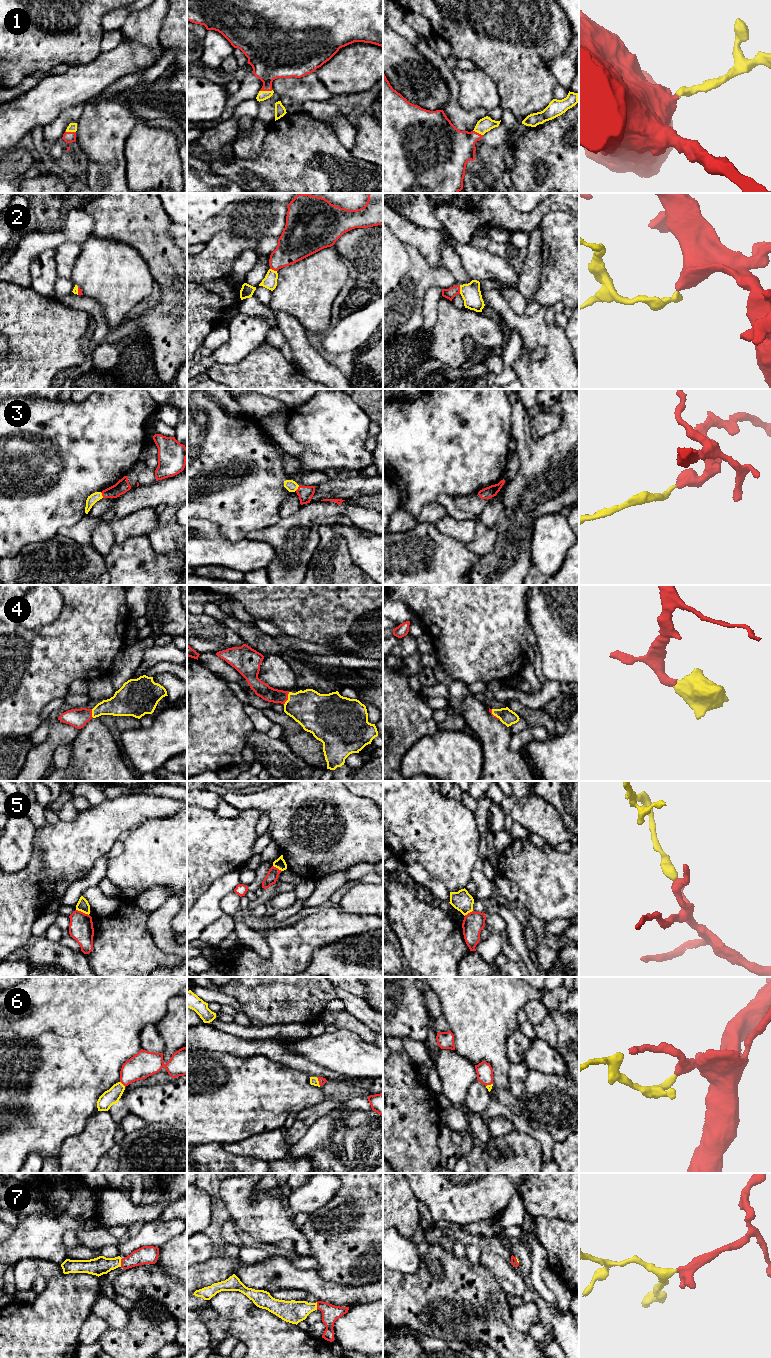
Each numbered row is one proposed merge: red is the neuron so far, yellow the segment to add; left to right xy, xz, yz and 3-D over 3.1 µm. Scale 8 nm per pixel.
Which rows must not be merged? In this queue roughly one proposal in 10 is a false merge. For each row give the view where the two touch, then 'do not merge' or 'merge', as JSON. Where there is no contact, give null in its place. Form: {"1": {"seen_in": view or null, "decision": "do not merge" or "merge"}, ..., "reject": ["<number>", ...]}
{"1": {"seen_in": "xz", "decision": "merge"}, "2": {"seen_in": "yz", "decision": "merge"}, "3": {"seen_in": "xy", "decision": "merge"}, "4": {"seen_in": "xz", "decision": "merge"}, "5": {"seen_in": "xy", "decision": "do not merge"}, "6": {"seen_in": "xy", "decision": "merge"}, "7": {"seen_in": "xy", "decision": "merge"}, "reject": ["5"]}

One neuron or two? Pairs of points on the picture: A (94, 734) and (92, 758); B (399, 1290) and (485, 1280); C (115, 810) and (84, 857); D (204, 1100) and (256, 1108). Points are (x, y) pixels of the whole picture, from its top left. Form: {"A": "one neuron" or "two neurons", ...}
{"A": "one neuron", "B": "one neuron", "C": "one neuron", "D": "one neuron"}

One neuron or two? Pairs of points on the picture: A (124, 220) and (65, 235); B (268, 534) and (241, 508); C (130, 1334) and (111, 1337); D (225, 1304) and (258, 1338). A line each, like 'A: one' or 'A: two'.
A: two
B: two
C: one
D: one

